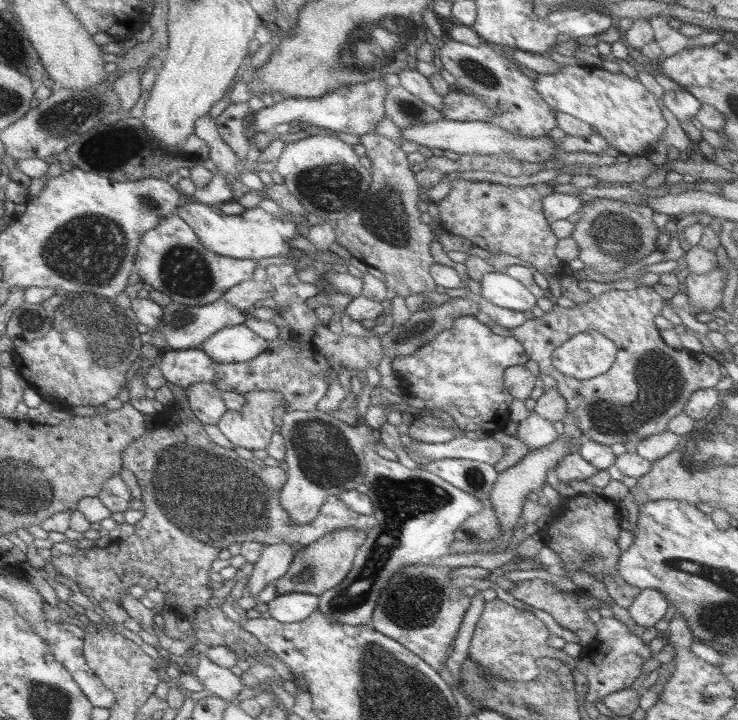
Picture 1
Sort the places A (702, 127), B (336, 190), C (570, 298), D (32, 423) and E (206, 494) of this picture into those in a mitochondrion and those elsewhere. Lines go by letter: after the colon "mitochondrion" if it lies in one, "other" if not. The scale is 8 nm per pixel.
A: other
B: mitochondrion
C: other
D: other
E: mitochondrion

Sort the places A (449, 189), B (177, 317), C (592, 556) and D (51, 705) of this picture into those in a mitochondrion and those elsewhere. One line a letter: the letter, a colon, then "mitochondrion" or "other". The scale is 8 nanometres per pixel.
A: other
B: mitochondrion
C: mitochondrion
D: mitochondrion

